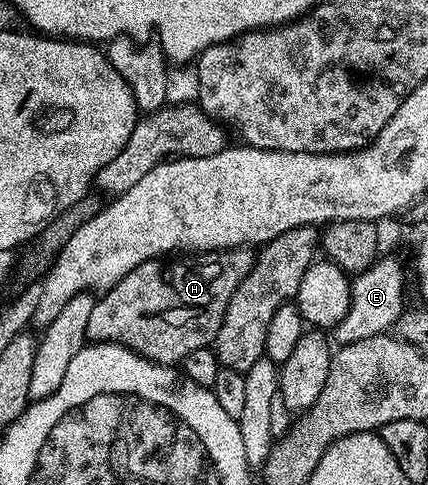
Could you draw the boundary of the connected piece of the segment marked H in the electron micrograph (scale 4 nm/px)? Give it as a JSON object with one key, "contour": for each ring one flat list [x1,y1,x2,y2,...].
{"contour":[[243,247,200,253,193,259,155,259,128,271,124,279,95,300,87,338,94,343,123,345,158,365,171,367,192,355,192,351,213,346,224,311,228,311,236,287,253,267,255,254]]}

